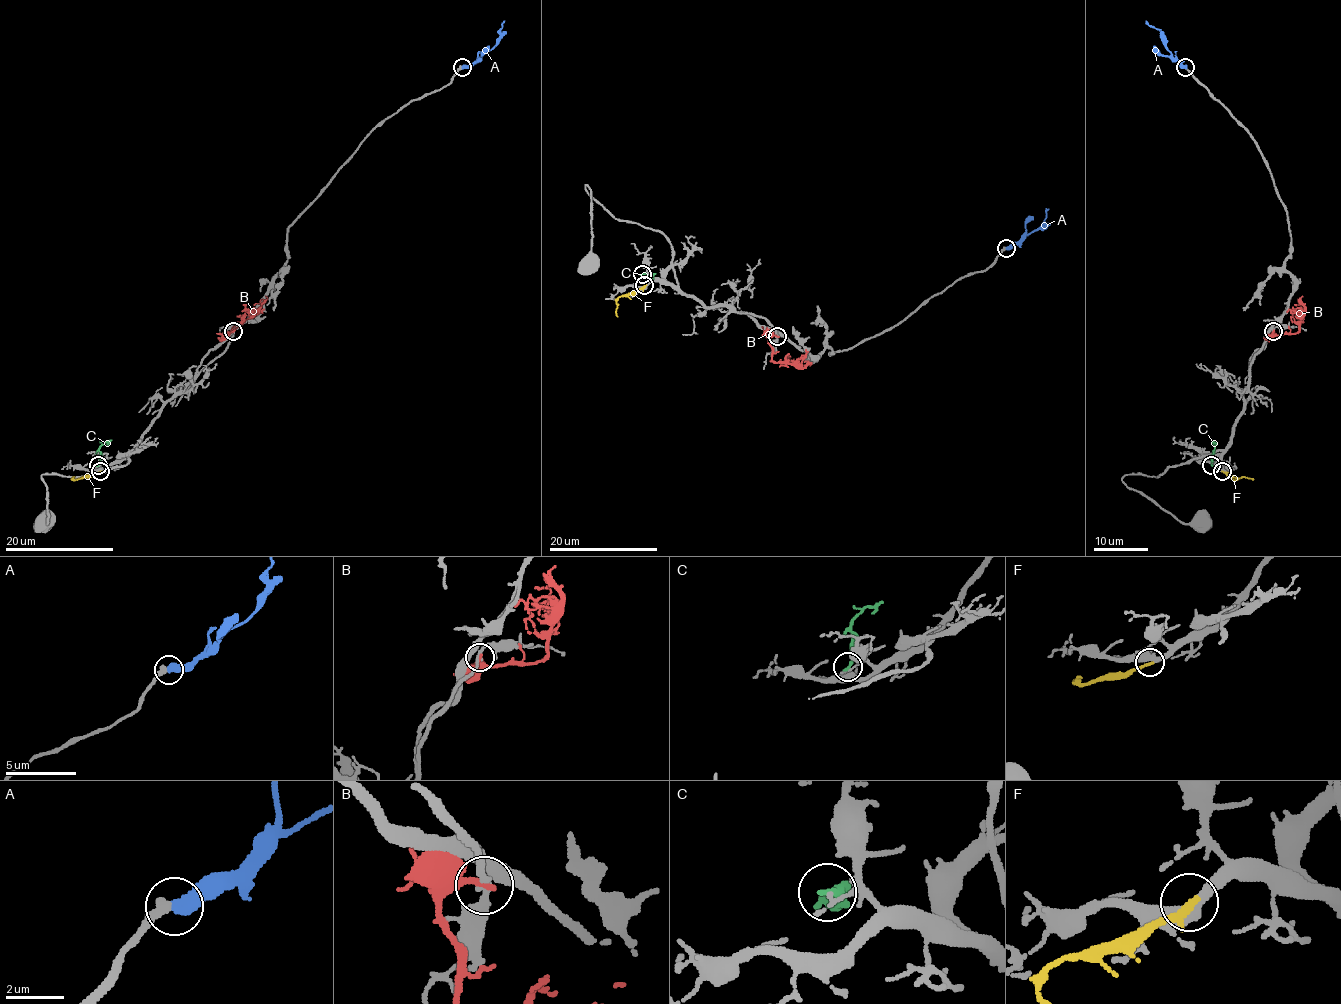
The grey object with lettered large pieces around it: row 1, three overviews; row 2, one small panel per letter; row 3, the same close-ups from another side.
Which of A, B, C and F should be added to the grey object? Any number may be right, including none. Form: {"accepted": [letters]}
{"accepted": ["A", "F"]}

